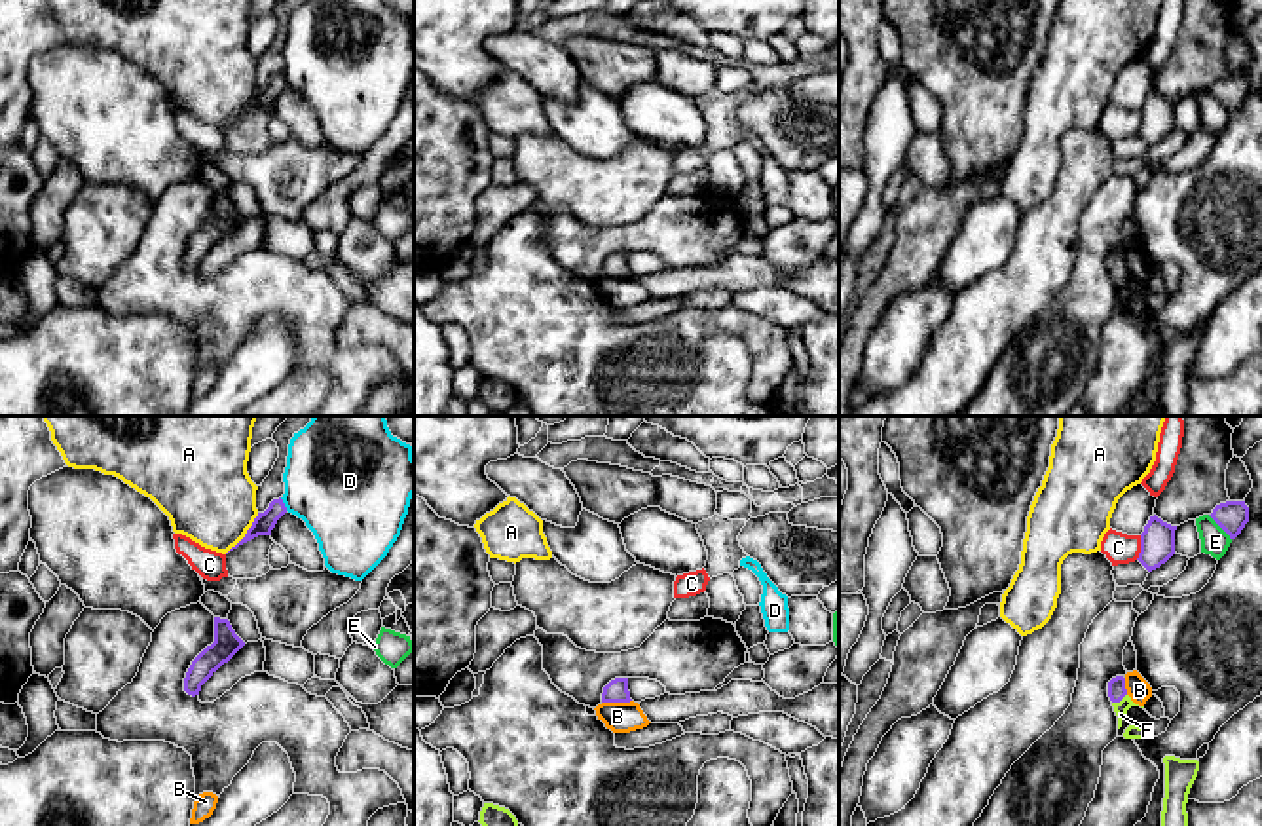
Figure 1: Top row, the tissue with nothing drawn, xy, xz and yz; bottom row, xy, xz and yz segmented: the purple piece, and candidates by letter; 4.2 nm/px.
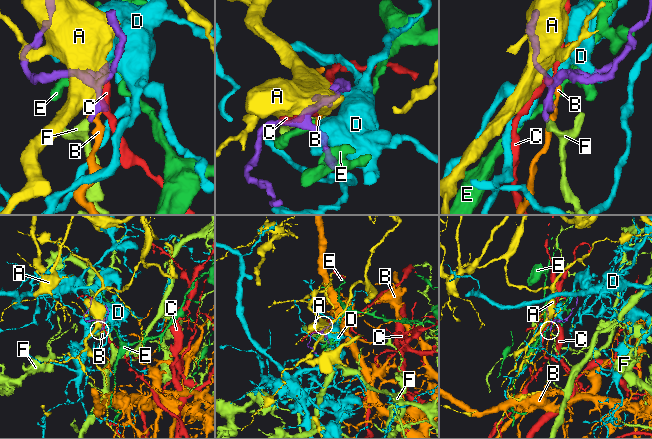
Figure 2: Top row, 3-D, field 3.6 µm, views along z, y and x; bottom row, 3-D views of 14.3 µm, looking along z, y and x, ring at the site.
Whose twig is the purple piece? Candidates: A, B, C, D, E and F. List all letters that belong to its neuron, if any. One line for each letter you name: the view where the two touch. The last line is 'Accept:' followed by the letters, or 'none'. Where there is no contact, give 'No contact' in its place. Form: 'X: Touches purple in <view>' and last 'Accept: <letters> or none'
F: Touches purple in yz
Accept: F

